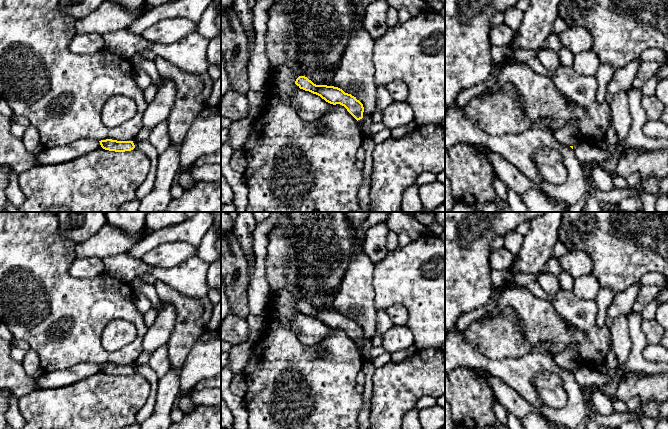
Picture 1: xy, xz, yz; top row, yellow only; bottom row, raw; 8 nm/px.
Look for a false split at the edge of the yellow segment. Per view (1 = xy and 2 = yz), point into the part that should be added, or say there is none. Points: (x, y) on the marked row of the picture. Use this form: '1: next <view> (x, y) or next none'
1: next none
2: next none

